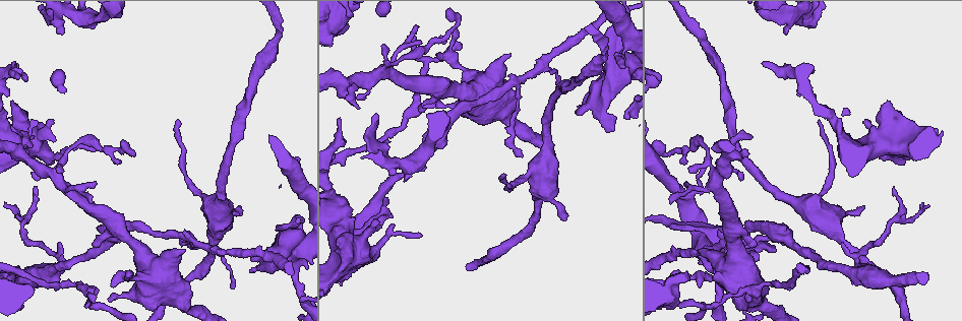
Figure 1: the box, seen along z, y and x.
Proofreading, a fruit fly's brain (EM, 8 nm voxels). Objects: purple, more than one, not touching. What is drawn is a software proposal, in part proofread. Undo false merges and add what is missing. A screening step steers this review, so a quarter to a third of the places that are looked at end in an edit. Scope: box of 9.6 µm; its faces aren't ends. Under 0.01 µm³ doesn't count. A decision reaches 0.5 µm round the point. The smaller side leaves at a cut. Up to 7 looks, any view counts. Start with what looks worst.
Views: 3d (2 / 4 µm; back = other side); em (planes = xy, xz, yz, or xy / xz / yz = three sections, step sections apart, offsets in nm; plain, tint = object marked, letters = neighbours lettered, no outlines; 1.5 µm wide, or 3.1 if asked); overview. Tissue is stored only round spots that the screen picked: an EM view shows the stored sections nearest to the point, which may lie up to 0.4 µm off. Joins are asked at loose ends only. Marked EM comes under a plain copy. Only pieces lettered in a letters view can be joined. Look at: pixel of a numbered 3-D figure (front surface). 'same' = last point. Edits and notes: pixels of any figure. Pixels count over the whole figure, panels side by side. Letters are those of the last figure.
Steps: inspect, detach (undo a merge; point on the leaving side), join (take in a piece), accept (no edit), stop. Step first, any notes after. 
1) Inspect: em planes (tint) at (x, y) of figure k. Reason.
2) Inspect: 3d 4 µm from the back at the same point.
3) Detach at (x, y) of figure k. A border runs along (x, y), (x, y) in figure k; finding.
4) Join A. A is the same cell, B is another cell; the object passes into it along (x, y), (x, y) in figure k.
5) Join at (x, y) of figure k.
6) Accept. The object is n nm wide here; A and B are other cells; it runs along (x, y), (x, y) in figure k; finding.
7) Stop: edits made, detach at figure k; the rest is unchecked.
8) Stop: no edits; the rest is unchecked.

Inspect: em planes (tint) at (237, 206) of figure 1. Free end.

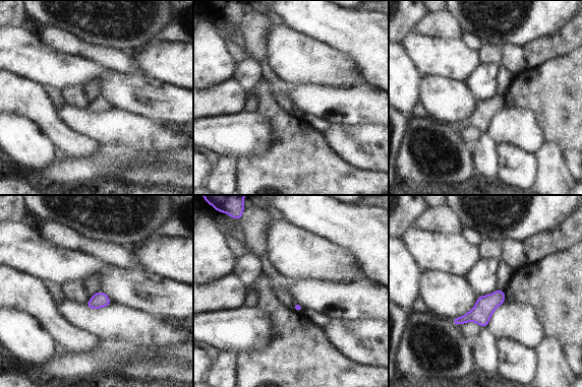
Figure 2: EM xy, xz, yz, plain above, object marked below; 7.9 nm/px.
Inspect: em planes (letters) at the same point. What lies round it.

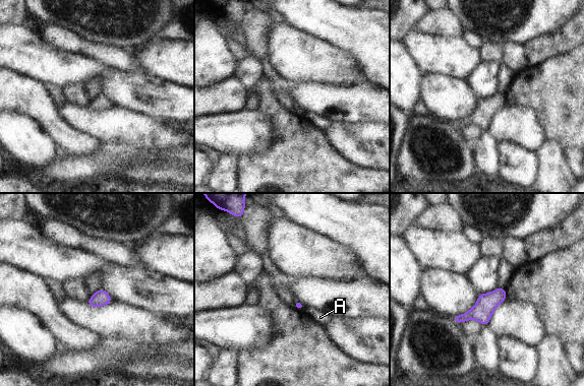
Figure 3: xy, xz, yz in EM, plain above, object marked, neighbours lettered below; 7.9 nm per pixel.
Accept. A is another cell; a border runs along (305, 307), (301, 310) in figure 3; no lettered piece goes on from it.

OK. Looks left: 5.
Inspect: em planes (letters) at (625, 67) of figure 1. Branch stops here.

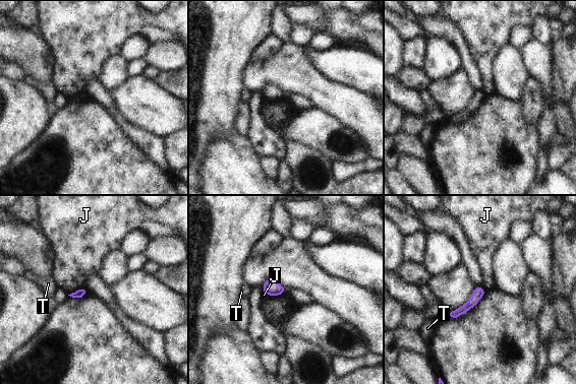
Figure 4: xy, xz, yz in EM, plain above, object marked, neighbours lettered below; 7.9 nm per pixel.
Accept. J and T are other cells; no lettered piece goes on from it.

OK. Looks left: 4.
Inspect: 3d 2 µm from the back at (687, 162) of figure 1. An open end.

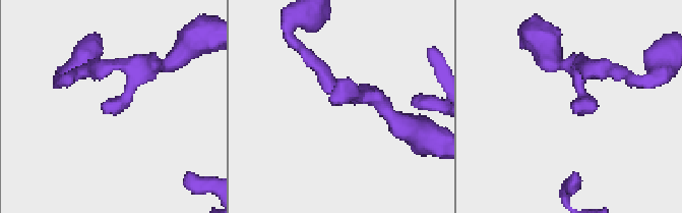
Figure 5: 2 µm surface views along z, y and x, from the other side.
Inspect: em planes (letters) at (101, 109) of figure 5. Need the tissue.

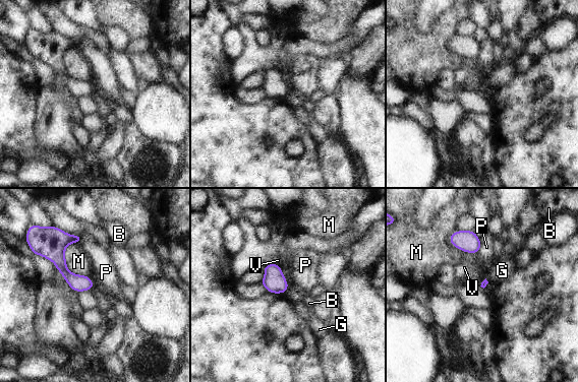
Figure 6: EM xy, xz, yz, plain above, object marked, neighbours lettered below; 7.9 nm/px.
Accept. B, G, M, P and V are other cells; it runs along (61, 234), (60, 265), (87, 288) in figure 6; no lettered piece goes on from it.

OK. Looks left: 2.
Stop: no edits; the rest is unchecked.

